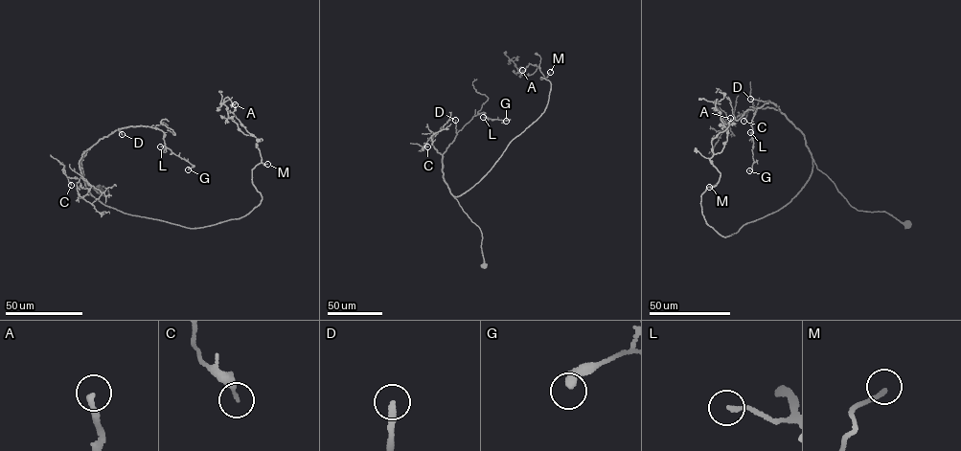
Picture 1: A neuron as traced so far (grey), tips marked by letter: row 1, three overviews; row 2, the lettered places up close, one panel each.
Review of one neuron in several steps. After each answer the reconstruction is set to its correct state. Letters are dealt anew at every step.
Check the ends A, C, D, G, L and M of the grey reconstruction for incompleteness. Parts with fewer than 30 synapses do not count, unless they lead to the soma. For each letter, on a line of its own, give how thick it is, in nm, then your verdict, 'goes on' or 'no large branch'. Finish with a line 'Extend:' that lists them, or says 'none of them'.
A: 200 nm | goes on
C: 240 nm | no large branch
D: 240 nm | goes on
G: 360 nm | no large branch
L: 170 nm | no large branch
M: 170 nm | goes on
Extend: A, D, M

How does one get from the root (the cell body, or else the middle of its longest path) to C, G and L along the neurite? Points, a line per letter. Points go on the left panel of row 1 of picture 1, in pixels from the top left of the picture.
C: (99, 189), (83, 178), (88, 148), (80, 161), (81, 176), (67, 177), (71, 185)
G: (99, 189), (108, 195), (86, 184), (83, 156), (128, 126), (160, 129), (165, 146), (192, 165), (188, 169)
L: (99, 189), (108, 195), (86, 184), (80, 161), (102, 138), (123, 128), (151, 126), (164, 132), (160, 146)

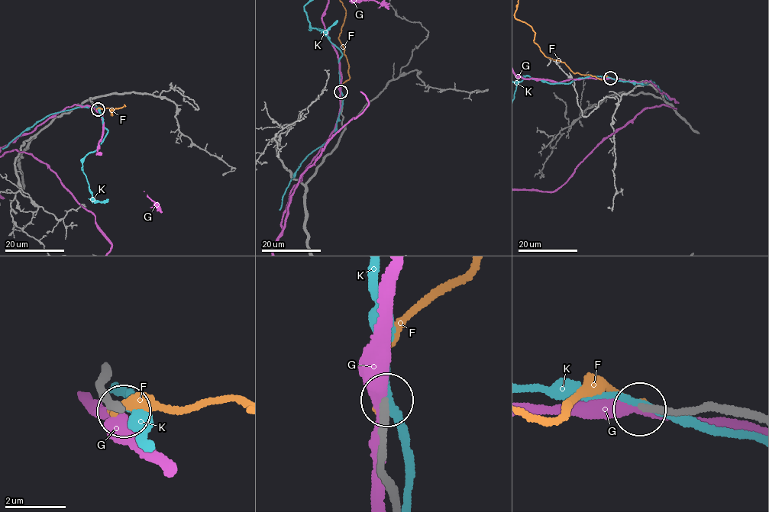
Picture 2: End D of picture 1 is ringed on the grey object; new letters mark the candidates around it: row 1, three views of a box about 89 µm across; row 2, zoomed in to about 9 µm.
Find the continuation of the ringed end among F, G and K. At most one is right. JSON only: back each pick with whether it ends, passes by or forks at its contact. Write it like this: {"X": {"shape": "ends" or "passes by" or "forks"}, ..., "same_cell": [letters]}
{"same_cell": []}

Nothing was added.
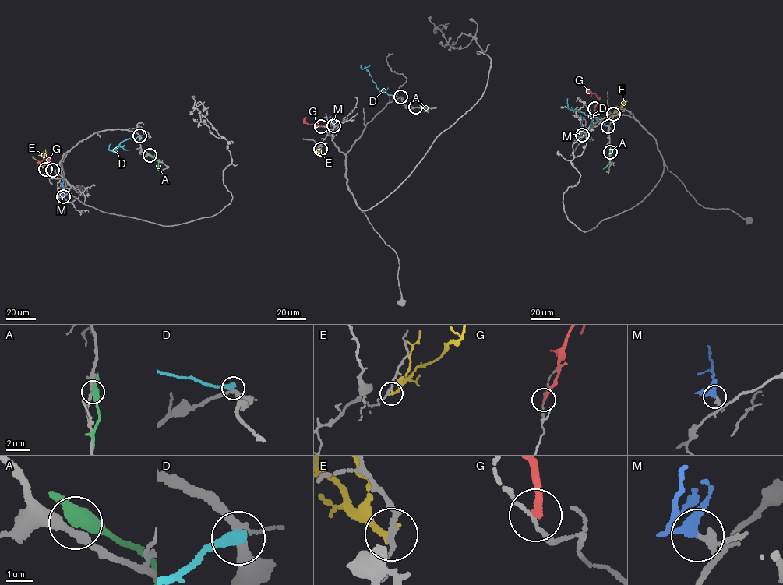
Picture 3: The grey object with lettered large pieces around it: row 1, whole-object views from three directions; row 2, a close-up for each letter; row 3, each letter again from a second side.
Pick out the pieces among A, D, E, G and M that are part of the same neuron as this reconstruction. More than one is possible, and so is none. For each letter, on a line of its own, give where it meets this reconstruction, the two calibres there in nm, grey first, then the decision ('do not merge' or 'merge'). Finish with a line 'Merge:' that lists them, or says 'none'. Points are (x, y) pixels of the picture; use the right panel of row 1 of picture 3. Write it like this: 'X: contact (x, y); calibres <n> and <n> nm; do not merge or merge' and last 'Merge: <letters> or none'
A: contact (610, 152); calibres 320 and 440 nm; do not merge
D: contact (608, 126); calibres 240 and 440 nm; do not merge
E: contact (613, 114); calibres 190 and 240 nm; do not merge
G: contact (594, 108); calibres 100 and 240 nm; do not merge
M: contact (582, 135); calibres 240 and 320 nm; merge
Merge: M

